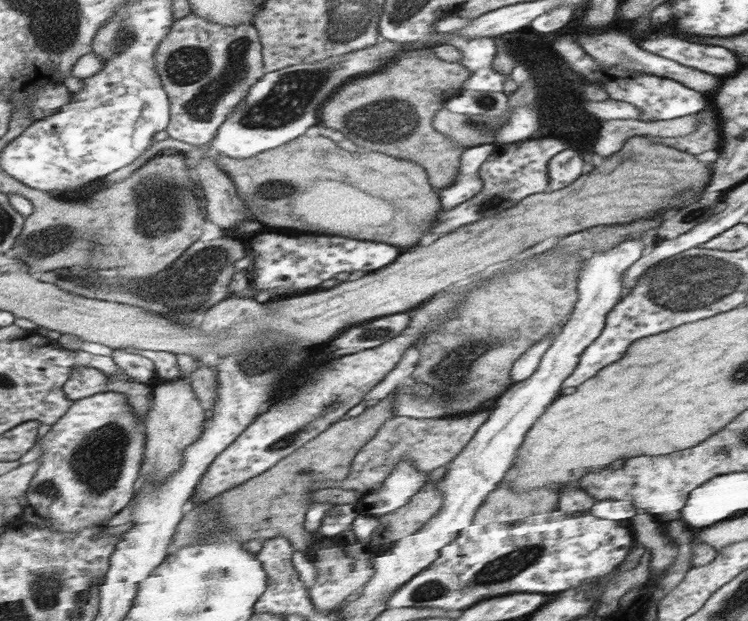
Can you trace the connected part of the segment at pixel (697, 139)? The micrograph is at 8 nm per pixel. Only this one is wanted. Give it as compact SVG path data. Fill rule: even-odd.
M708 102L706 109L698 113L700 122L692 134L680 136L680 138L670 138L667 142L672 142L671 147L684 152L688 151L690 154L702 154L702 152L718 148L718 120L716 120L712 107L716 106Z

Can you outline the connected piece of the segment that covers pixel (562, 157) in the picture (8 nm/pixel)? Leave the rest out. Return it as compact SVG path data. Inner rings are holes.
M572 147L556 153L548 161L548 190L556 191L570 186L584 173L584 162Z

